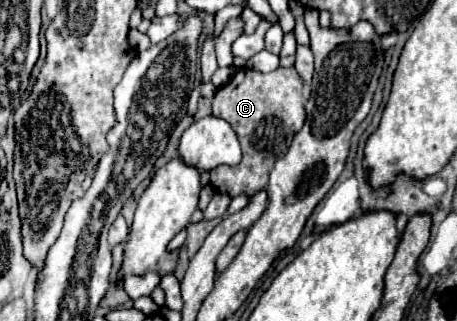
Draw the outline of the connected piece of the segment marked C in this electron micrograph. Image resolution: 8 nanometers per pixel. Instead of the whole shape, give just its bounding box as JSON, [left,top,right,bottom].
[211,67,305,197]

